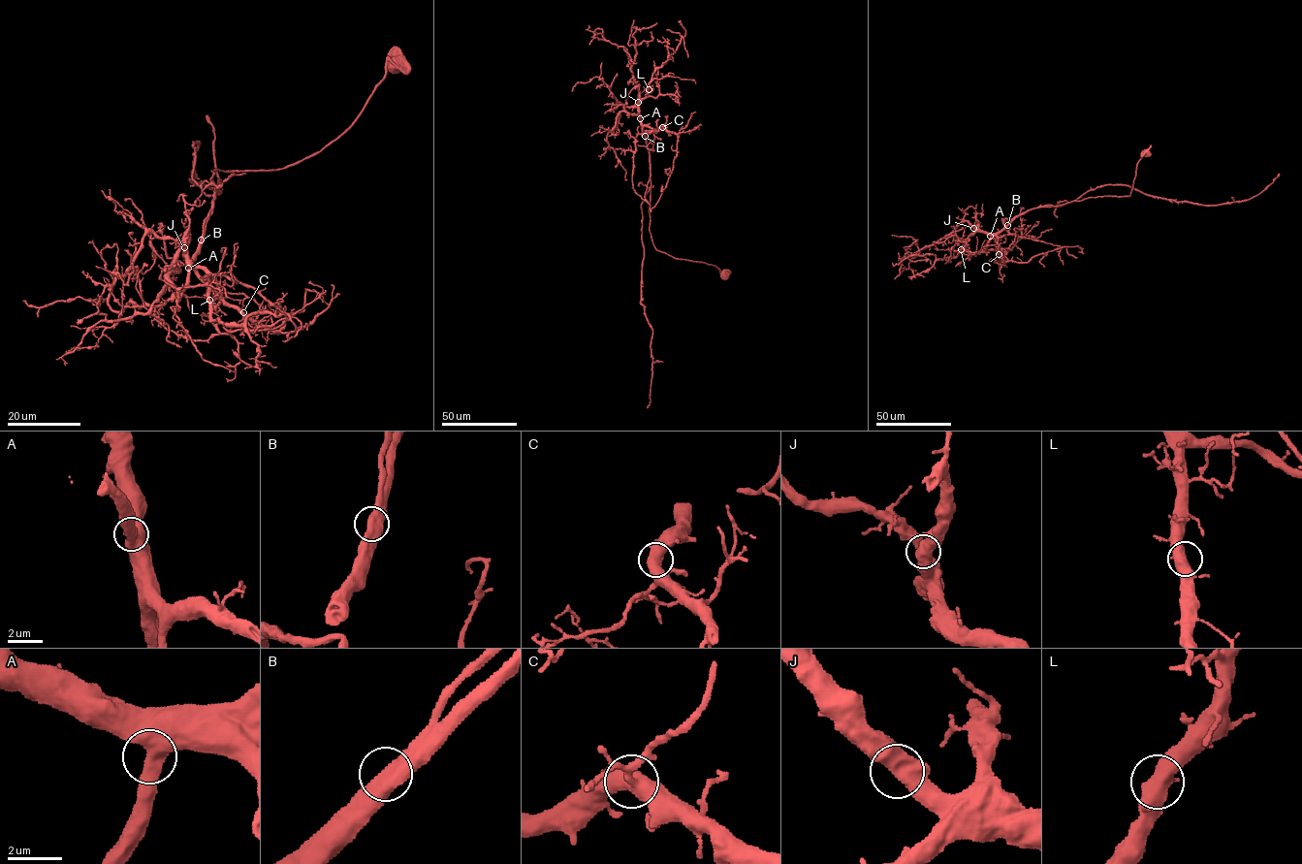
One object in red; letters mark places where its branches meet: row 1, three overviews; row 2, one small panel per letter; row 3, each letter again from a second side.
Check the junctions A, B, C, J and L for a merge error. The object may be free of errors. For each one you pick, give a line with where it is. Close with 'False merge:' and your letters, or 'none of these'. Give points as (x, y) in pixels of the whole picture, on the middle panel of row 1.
False merge: none of these

